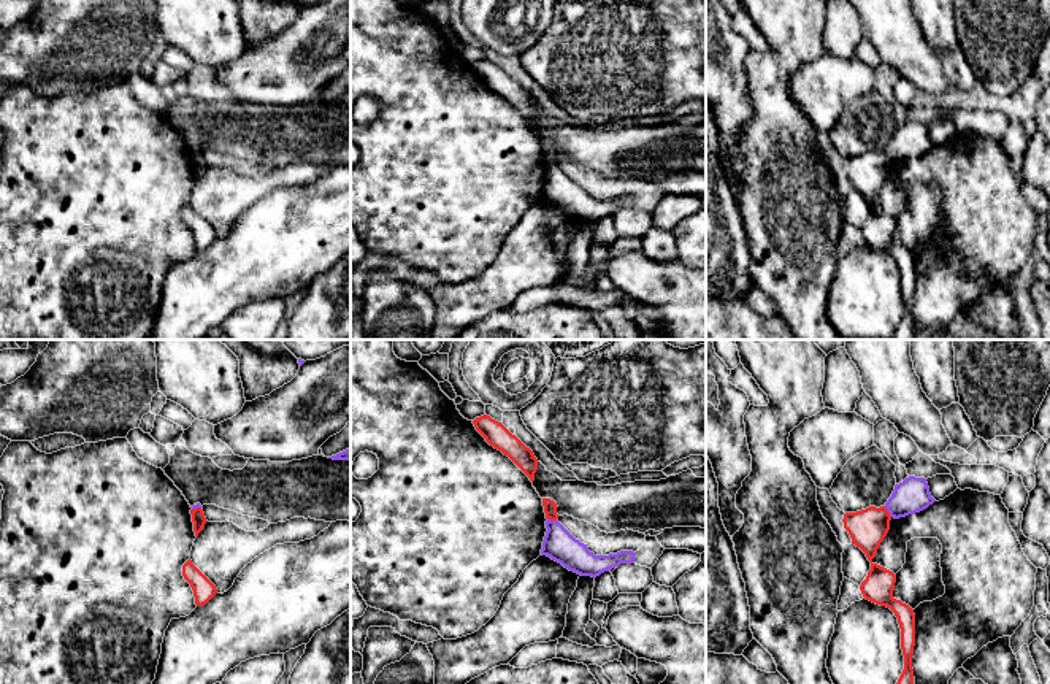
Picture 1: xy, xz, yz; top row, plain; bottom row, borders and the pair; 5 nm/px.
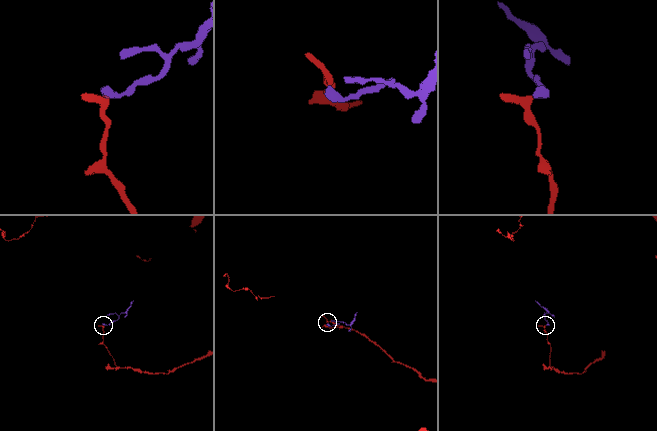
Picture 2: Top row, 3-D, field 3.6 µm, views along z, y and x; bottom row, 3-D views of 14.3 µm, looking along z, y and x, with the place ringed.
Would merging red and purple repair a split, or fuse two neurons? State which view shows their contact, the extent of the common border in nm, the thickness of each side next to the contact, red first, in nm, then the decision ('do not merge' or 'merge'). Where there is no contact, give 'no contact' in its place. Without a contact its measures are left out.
contact in yz; length 70 nm; calibres 190 and 180 nm; do not merge

